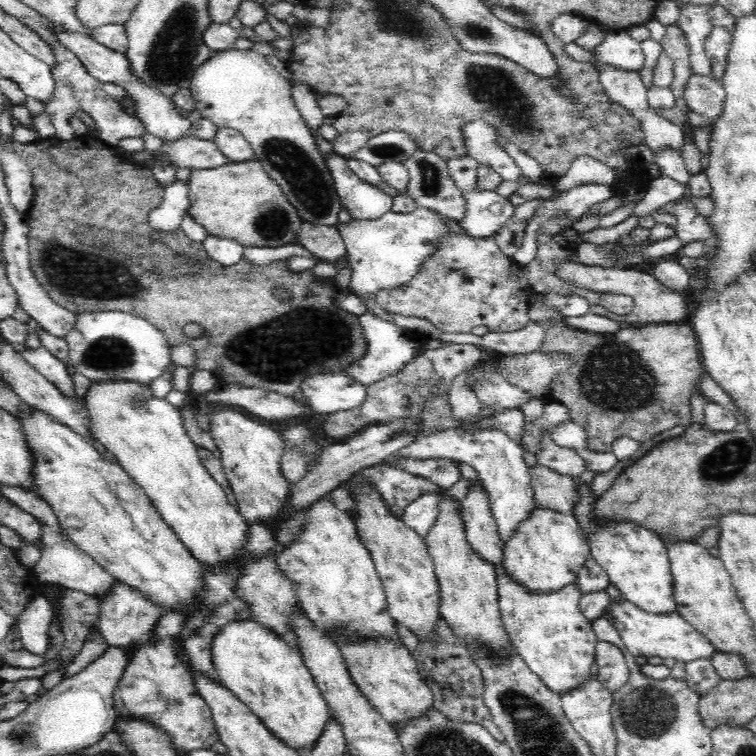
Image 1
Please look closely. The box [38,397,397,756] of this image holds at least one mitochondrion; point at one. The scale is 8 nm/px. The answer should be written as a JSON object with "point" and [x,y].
{"point":[172,704]}

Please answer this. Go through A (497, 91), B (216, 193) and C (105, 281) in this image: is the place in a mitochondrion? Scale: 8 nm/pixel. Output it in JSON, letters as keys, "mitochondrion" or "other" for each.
{"A":"mitochondrion","B":"other","C":"mitochondrion"}

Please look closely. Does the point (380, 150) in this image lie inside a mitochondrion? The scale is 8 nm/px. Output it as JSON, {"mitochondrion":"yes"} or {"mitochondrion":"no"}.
{"mitochondrion":"yes"}

